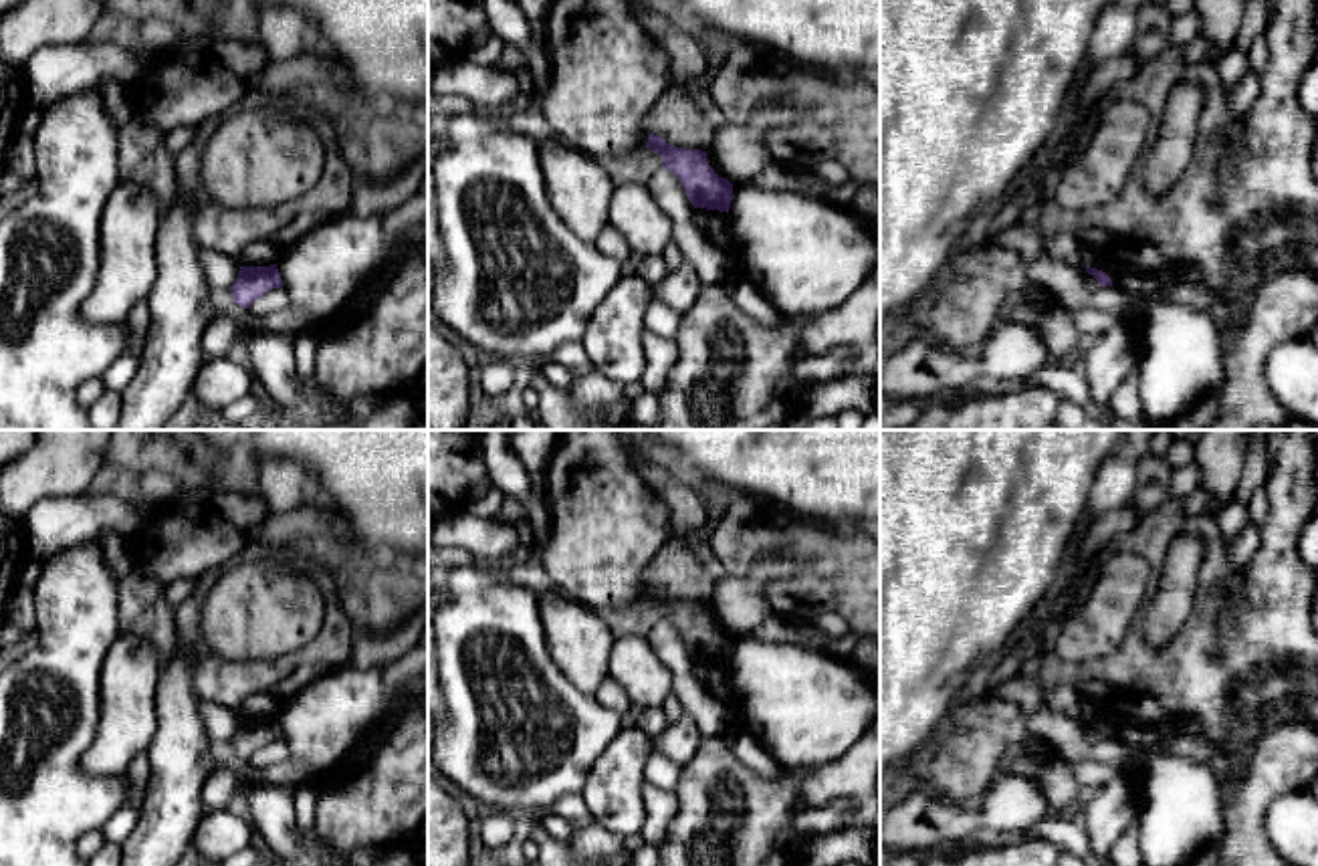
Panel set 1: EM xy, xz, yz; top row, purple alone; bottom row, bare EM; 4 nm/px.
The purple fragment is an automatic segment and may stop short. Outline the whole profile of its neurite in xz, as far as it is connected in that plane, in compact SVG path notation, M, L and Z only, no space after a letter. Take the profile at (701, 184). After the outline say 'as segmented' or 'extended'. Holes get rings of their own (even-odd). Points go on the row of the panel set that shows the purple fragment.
M648 131L646 149L662 157L662 168L672 172L694 208L729 212L733 184L719 178L706 161L706 151L674 147Z; as segmented

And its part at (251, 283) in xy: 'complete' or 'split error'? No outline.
complete

